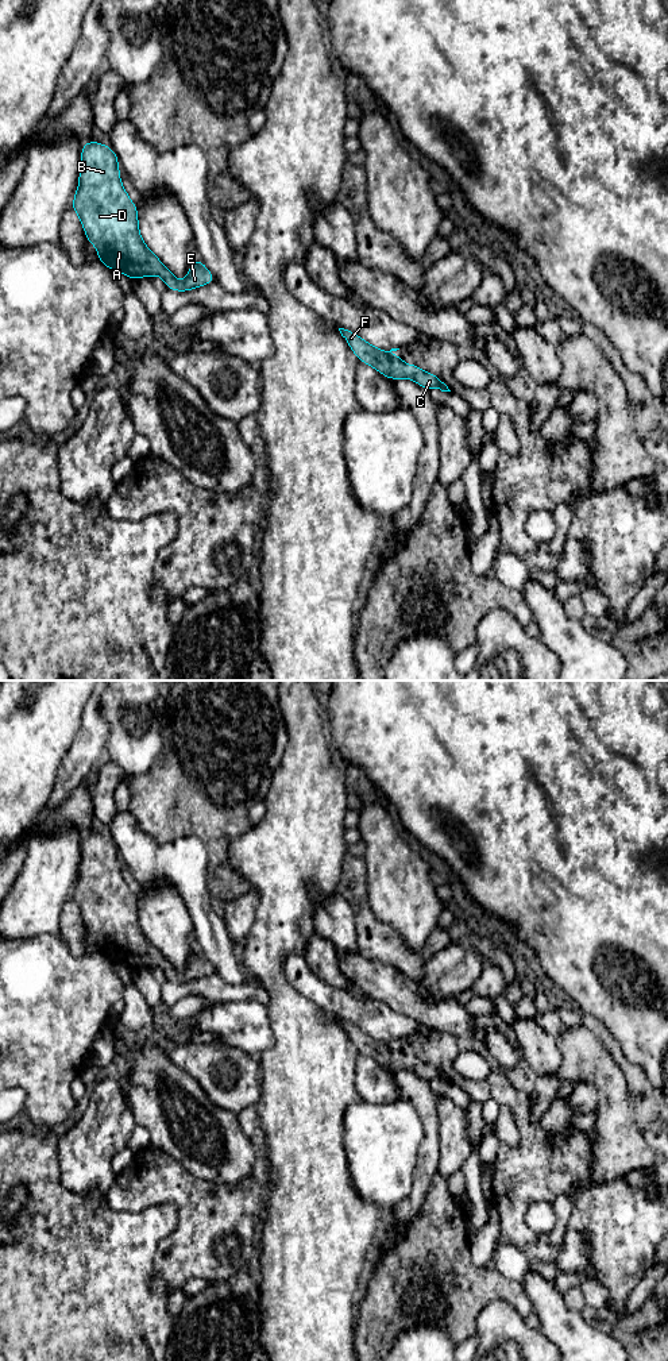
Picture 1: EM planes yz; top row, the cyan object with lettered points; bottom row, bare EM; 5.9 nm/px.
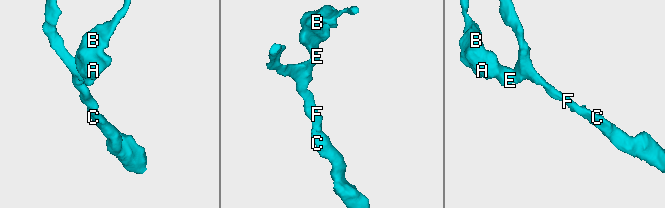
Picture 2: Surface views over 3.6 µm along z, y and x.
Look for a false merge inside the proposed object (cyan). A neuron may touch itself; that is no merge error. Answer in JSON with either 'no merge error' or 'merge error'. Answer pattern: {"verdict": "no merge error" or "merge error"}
{"verdict": "no merge error"}

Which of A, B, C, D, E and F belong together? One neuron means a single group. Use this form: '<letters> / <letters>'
A B C D E F

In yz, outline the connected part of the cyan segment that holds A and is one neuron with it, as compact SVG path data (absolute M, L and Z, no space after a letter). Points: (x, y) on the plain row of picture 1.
M89 832L82 836L78 879L72 899L88 933L97 941L100 955L108 960L134 972L159 967L174 983L189 983L216 973L198 948L186 969L178 972L146 937L139 925L138 898L123 879L119 849L112 838Z

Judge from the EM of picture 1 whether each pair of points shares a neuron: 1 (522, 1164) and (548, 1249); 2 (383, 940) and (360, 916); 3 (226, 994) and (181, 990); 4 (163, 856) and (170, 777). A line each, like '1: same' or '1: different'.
1: same
2: same
3: same
4: different

